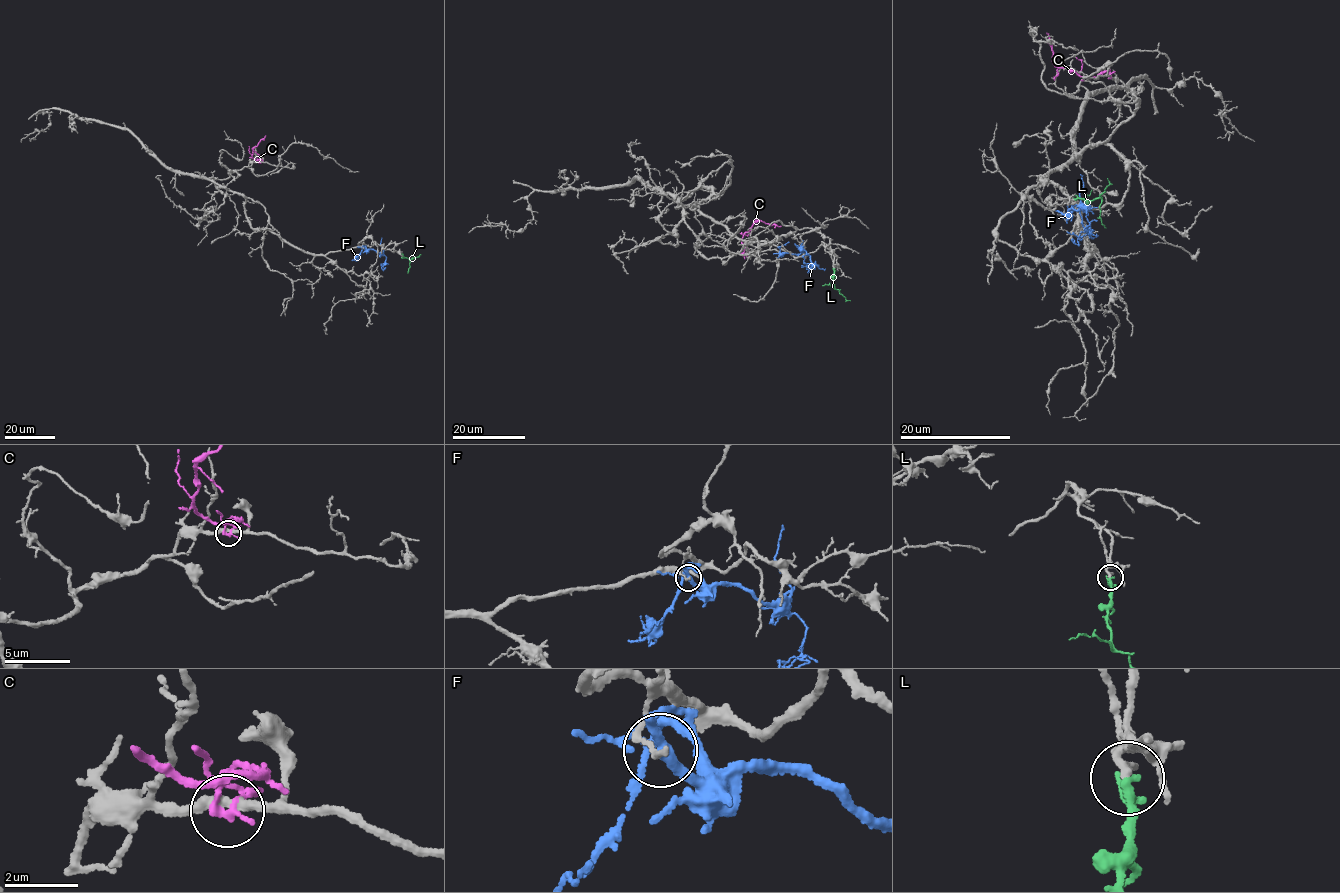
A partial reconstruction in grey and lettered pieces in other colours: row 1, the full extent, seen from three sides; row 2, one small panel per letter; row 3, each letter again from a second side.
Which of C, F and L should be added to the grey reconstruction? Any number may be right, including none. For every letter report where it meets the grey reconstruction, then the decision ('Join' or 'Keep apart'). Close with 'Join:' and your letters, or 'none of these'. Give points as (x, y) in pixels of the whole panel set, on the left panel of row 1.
C: Touches grey at (259, 162). Keep apart
F: Touches grey at (363, 248). Keep apart
L: Touches grey at (399, 253). Join
Join: L

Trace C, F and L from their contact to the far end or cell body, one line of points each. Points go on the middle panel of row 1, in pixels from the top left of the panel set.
C: (742, 253), (746, 253), (747, 247), (741, 238), (755, 222), (781, 226)
F: (801, 244), (814, 268), (804, 263), (802, 255), (806, 254)
L: (833, 268), (835, 288), (822, 286)

